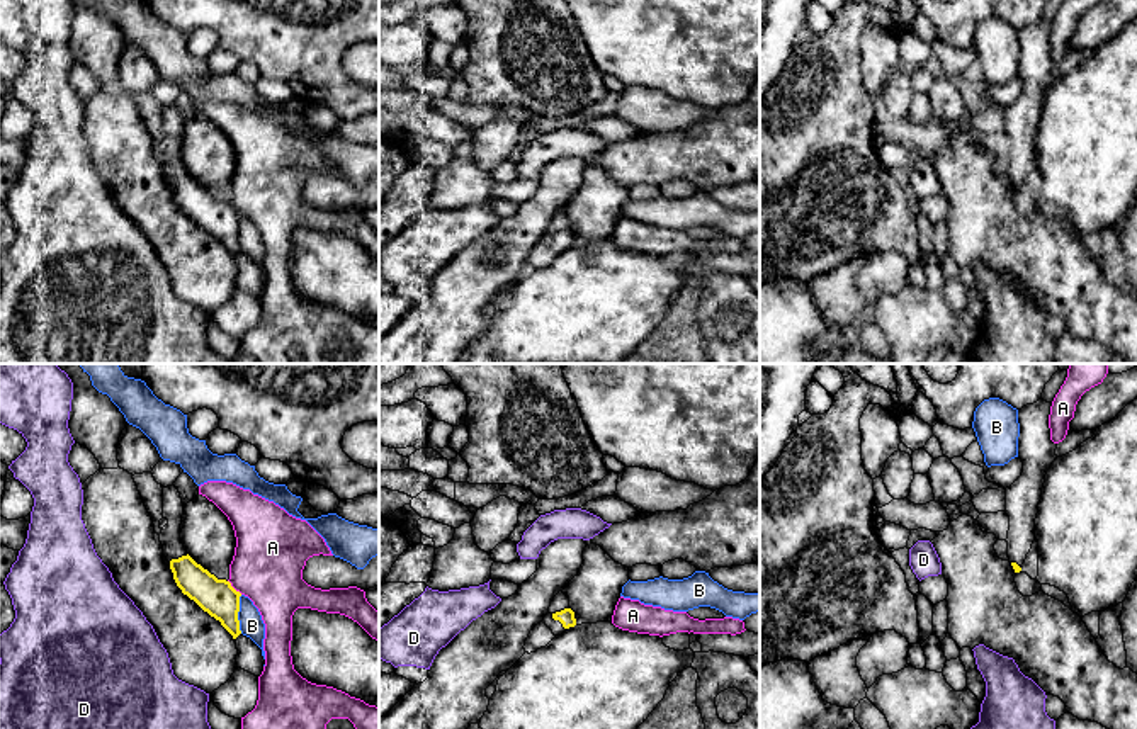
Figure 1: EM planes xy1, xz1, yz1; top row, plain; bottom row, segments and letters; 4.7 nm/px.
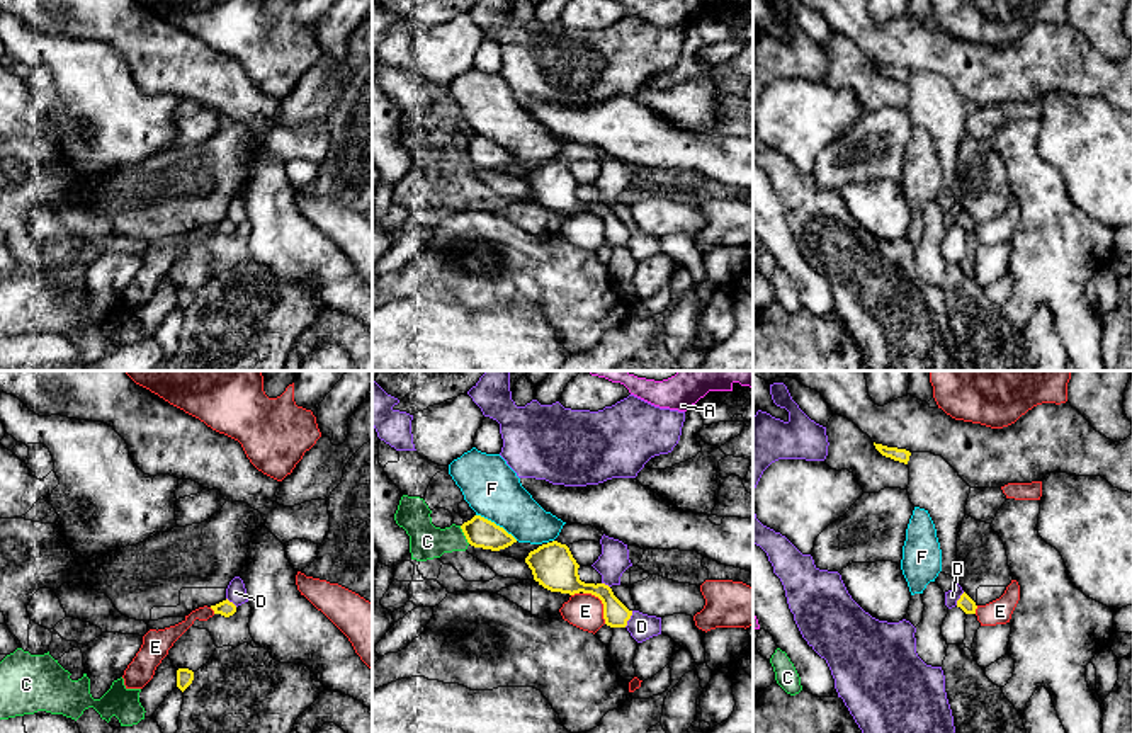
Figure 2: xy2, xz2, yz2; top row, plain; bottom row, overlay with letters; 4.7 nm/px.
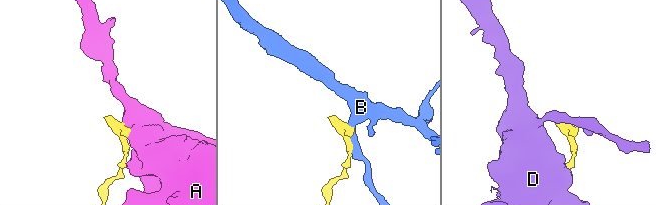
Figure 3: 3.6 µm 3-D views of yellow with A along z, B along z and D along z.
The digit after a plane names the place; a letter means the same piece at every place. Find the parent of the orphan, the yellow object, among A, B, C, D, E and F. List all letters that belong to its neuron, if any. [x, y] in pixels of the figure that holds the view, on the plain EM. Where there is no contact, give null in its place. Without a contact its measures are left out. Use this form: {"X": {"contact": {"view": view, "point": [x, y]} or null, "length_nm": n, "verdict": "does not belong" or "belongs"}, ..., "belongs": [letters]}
{"A": {"contact": {"view": "xy1", "point": [233, 208]}, "length_nm": 100, "verdict": "does not belong"}, "B": {"contact": {"view": "xy1", "point": [237, 233]}, "length_nm": 180, "verdict": "does not belong"}, "C": {"contact": {"view": "xz2", "point": [464, 153]}, "length_nm": 100, "verdict": "does not belong"}, "D": {"contact": {"view": "xz2", "point": [629, 237]}, "length_nm": 90, "verdict": "does not belong"}, "E": {"contact": {"view": "xz2", "point": [602, 221]}, "length_nm": 190, "verdict": "does not belong"}, "F": {"contact": {"view": "xz2", "point": [495, 143]}, "length_nm": 240, "verdict": "does not belong"}, "belongs": []}

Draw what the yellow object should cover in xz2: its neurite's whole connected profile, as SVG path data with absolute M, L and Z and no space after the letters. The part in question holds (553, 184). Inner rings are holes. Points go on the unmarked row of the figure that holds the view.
M558 160L539 165L530 170L525 182L532 189L534 199L551 211L561 213L591 213L603 223L603 238L610 247L625 247L632 235L605 202L585 202L580 199L580 184L569 167Z

